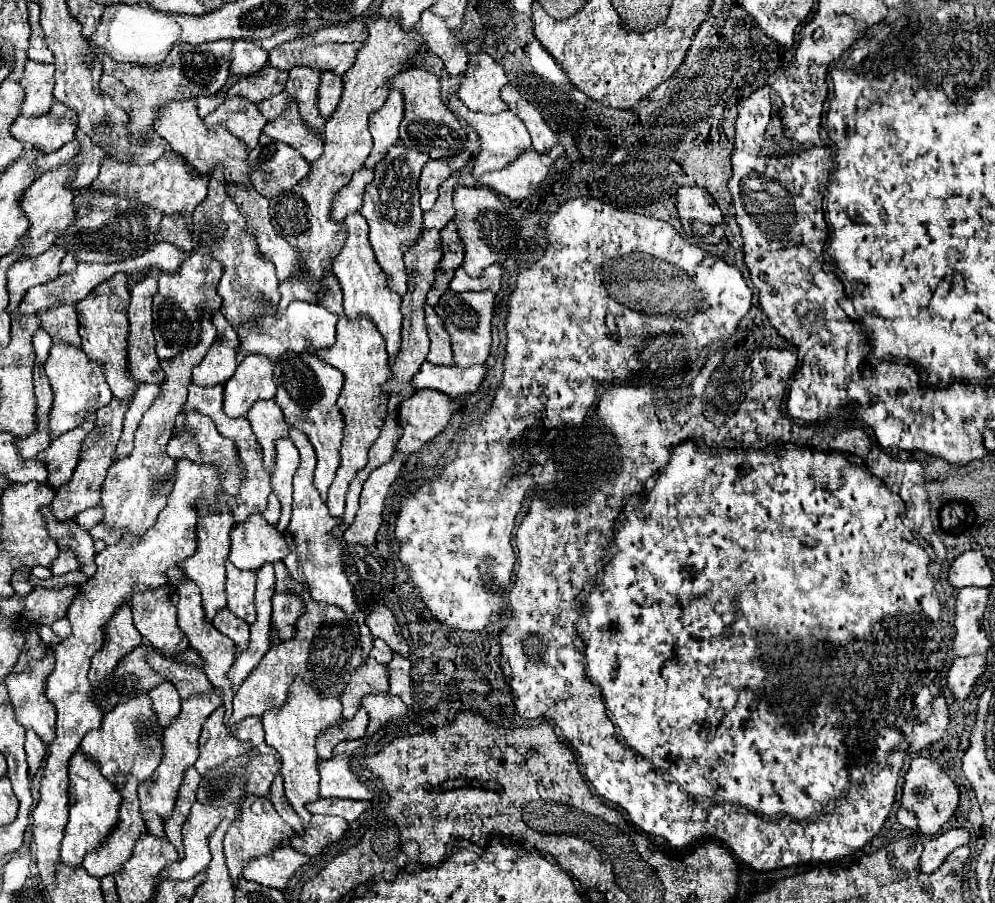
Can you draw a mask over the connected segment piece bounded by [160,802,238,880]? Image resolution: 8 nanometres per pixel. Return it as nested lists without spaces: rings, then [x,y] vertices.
[[[196,802],[196,806],[192,806],[192,814],[188,814],[188,822],[184,822],[186,854],[182,860],[166,866],[166,870],[160,878],[162,880],[168,880],[168,878],[188,880],[188,878],[194,878],[196,874],[200,874],[200,870],[204,870],[210,860],[210,850],[208,850],[206,838],[218,828],[220,820],[224,820],[224,818],[228,818],[232,822],[238,820],[236,806],[238,806],[238,802],[232,802],[230,806],[222,806],[222,808],[214,808],[214,806]]]

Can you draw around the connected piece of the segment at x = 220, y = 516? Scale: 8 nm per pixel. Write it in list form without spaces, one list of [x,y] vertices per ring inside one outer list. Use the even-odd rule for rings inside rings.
[[[212,512],[208,516],[202,516],[200,524],[198,524],[198,550],[192,558],[186,558],[184,564],[180,564],[184,574],[200,588],[202,606],[204,606],[208,620],[212,620],[218,614],[218,610],[222,610],[226,606],[224,562],[230,554],[230,530],[232,530],[232,526],[234,526],[234,518],[230,512]]]

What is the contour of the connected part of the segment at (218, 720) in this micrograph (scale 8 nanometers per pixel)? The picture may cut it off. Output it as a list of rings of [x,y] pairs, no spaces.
[[[220,706],[216,712],[212,712],[202,726],[200,756],[194,764],[194,768],[200,774],[210,770],[212,766],[222,764],[228,758],[246,754],[252,748],[250,742],[240,742],[236,736],[232,736],[230,730],[224,726],[222,718],[224,718],[224,706]]]

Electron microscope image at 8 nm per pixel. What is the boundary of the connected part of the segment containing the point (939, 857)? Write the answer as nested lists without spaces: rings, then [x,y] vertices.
[[[952,828],[952,830],[942,832],[940,836],[926,840],[924,852],[922,852],[922,858],[920,858],[920,870],[924,874],[932,874],[946,860],[946,856],[952,850],[968,844],[968,840],[970,840],[970,834],[964,828]]]

